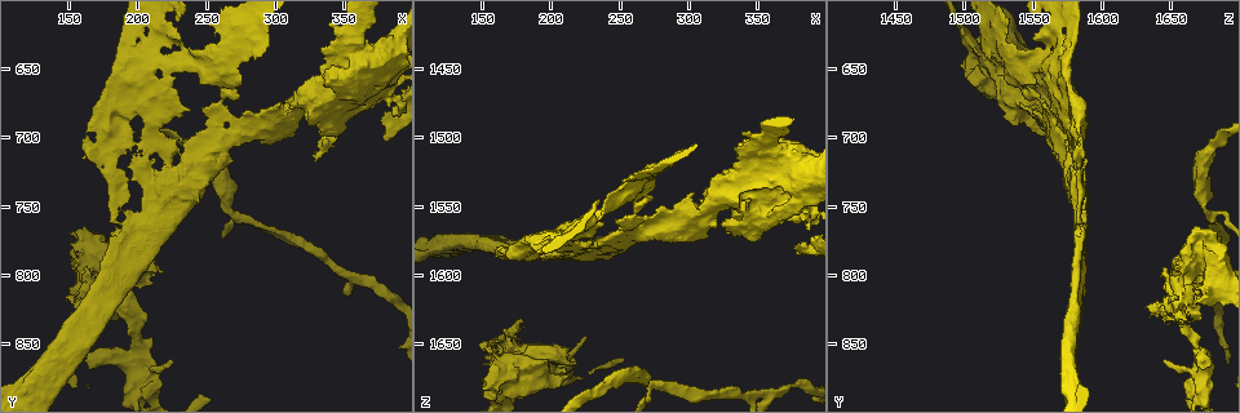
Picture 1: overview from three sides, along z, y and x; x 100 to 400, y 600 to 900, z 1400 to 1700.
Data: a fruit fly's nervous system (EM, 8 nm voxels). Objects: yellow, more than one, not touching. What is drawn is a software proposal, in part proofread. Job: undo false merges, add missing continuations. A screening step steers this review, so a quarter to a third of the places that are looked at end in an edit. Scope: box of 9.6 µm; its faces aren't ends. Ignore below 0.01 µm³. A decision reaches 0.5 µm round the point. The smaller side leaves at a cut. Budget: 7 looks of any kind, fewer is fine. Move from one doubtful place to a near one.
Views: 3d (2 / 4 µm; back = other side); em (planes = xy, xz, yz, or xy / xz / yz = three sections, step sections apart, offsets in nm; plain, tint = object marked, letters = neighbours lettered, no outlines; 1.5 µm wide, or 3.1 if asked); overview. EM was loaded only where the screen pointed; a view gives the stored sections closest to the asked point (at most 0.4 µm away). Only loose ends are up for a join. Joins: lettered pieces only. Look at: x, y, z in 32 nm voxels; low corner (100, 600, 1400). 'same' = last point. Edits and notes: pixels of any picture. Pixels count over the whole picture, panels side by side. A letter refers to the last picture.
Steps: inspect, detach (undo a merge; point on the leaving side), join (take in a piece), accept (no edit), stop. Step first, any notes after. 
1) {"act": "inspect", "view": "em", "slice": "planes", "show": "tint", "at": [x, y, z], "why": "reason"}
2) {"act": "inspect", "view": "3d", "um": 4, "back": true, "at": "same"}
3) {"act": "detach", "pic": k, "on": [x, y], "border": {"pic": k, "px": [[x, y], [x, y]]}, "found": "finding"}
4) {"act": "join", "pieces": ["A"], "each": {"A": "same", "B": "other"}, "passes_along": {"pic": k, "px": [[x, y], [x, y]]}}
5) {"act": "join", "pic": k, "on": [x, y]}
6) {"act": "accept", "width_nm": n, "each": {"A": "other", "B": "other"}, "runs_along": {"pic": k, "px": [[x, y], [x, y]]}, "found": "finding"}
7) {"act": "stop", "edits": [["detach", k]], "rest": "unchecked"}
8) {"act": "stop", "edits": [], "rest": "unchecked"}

{"act": "inspect", "view": "em", "slice": "yz", "step": 4, "show": "letters", "at": [378, 702, 1582], "why": "end of a long branch"}

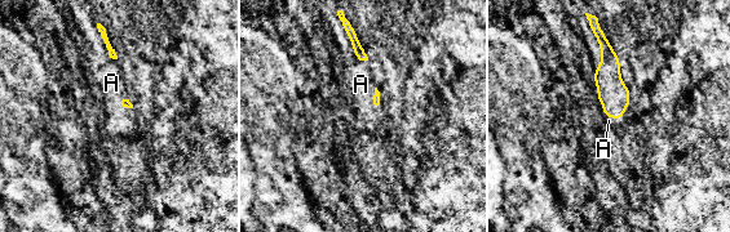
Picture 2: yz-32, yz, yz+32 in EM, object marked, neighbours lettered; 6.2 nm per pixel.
{"act": "inspect", "view": "em", "slice": "xz", "step": 8, "show": "letters", "at": "same"}

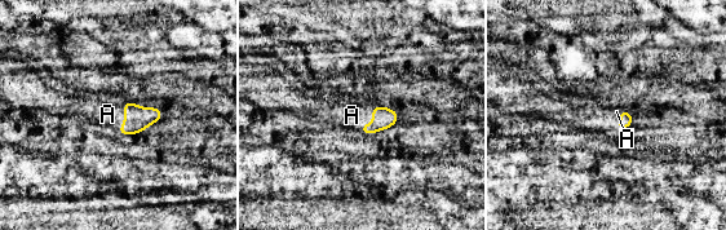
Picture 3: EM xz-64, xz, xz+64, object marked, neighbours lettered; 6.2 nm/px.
{"act": "accept", "each": {"A": "other"}, "border": {"pic": 3, "px": [[379, 106], [361, 131]]}, "found": "no lettered piece goes on from it"}

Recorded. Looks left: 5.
{"act": "inspect", "view": "em", "slice": "xz", "step": 8, "show": "tint", "at": [376, 810, 1680], "why": "thin neck"}

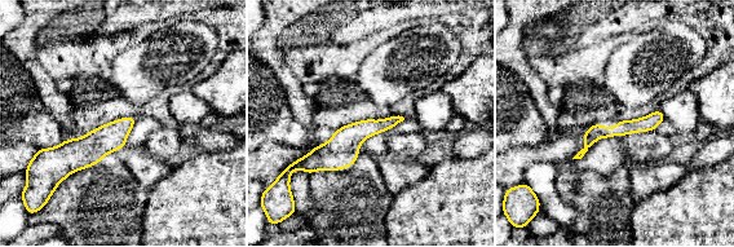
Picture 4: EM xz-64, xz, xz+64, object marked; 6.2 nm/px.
{"act": "inspect", "view": "em", "slice": "planes", "show": "letters", "at": "same", "why": "cut it another way"}

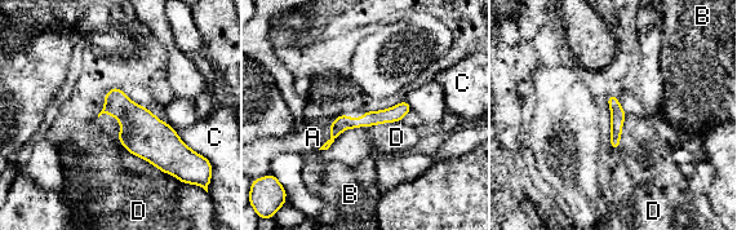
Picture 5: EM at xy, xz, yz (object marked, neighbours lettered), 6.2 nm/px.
{"act": "accept", "each": {"A": "other", "B": "other", "C": "other", "D": "other"}, "border": {"pic": 5, "px": [[400, 120], [372, 124], [365, 128]]}, "found": "one cell here"}

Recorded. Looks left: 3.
{"act": "inspect", "view": "em", "slice": "planes", "show": "letters", "at": [196, 798, 1582], "why": "touches itself"}

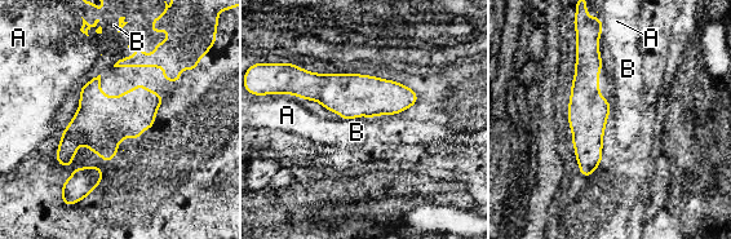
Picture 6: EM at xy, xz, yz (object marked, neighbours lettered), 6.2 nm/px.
{"act": "accept", "each": {"A": "other", "B": "other"}, "runs_along": {"pic": 6, "px": [[583, 41], [586, 51], [586, 172]]}, "found": "all the same cell"}

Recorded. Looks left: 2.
{"act": "stop", "edits": [], "rest": "unchecked"}

